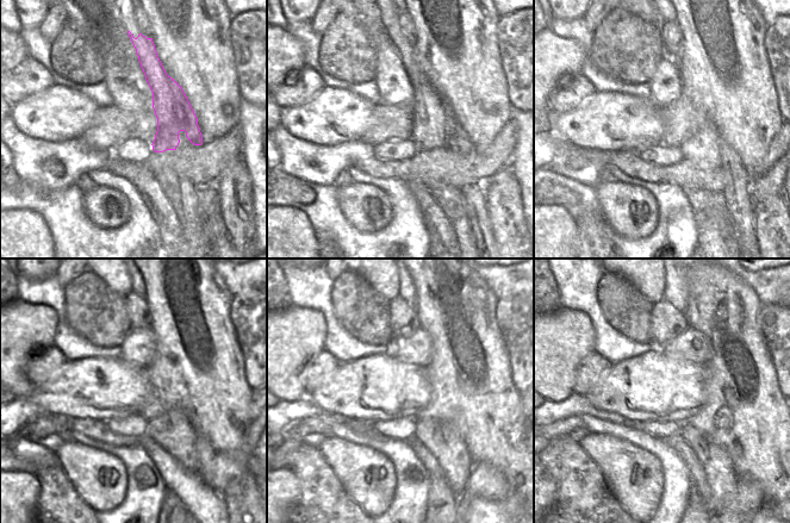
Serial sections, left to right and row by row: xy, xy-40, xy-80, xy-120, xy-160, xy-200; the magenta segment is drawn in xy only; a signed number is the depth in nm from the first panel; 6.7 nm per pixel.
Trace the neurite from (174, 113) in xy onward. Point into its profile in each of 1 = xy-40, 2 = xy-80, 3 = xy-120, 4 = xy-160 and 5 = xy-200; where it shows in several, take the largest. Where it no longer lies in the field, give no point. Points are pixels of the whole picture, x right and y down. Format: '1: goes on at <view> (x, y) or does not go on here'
1: goes on at xy-40 (434, 120)
2: goes on at xy-80 (704, 144)
3: goes on at xy-120 (172, 430)
4: goes on at xy-160 (441, 439)
5: goes on at xy-200 (716, 464)

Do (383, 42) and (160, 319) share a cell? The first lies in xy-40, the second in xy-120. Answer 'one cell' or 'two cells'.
two cells

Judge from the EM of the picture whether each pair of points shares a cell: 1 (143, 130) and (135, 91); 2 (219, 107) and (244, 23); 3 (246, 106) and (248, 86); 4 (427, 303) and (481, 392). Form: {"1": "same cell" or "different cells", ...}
{"1": "same cell", "2": "different cells", "3": "different cells", "4": "same cell"}

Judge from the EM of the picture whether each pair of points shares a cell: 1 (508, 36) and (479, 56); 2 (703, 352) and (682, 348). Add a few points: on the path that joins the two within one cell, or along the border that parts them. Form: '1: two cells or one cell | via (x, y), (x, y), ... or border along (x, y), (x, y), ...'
1: two cells | border along (497, 17), (497, 50), (503, 70)
2: one cell | via (698, 350), (686, 348)

